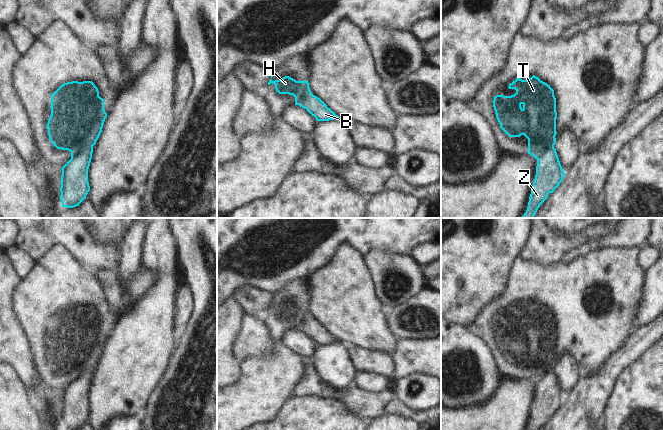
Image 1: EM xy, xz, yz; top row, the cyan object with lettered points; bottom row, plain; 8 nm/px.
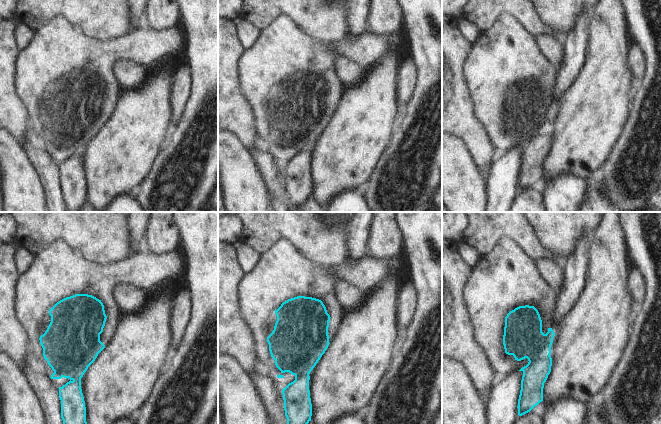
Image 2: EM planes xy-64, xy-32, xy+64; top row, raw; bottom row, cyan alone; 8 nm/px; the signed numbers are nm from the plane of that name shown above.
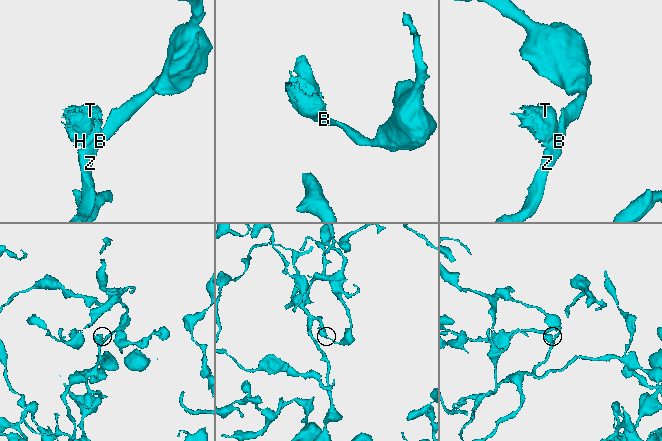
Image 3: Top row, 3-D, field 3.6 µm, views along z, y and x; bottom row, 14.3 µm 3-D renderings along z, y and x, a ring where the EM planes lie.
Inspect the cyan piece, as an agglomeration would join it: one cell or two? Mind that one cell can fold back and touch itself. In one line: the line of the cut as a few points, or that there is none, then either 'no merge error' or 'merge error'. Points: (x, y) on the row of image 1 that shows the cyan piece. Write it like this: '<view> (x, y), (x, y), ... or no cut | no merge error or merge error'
xy (92, 146), (84, 148), (71, 159) | merge error

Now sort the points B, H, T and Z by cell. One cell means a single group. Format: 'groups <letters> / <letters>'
groups B Z / H T

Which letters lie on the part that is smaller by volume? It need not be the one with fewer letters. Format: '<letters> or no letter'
H, T.

